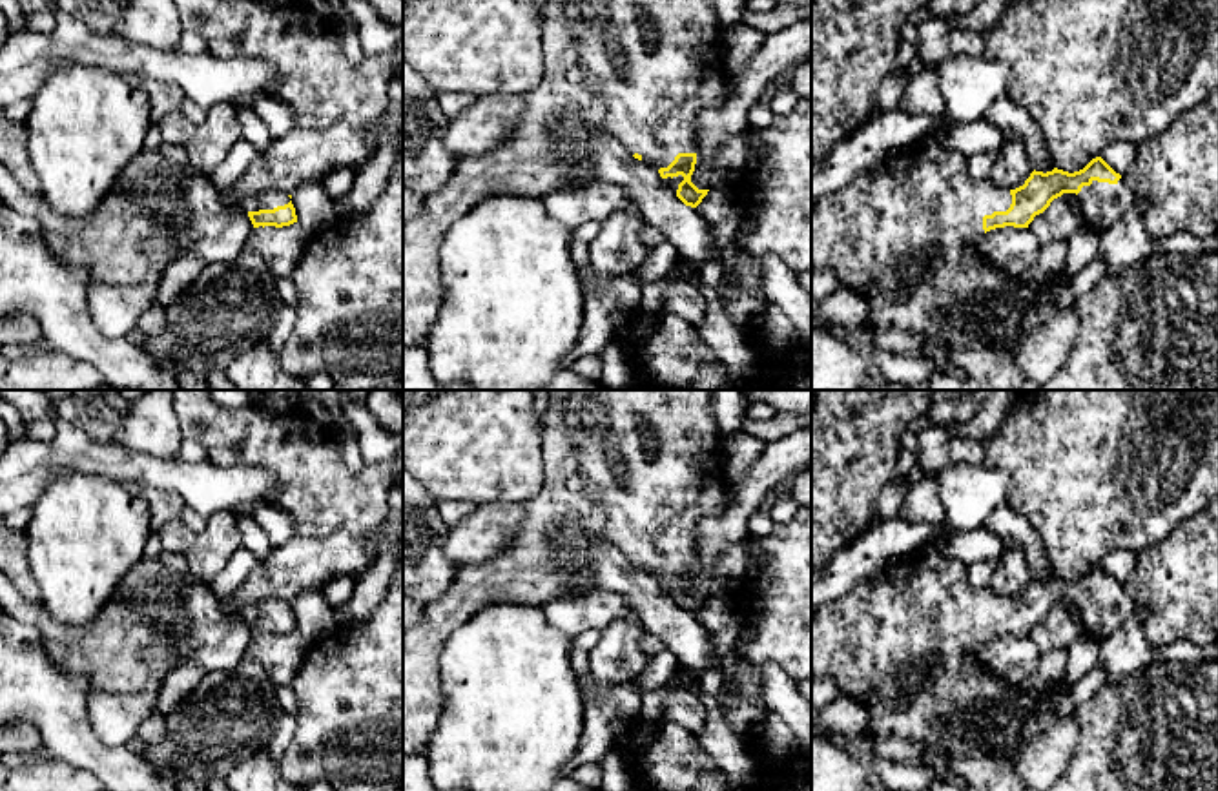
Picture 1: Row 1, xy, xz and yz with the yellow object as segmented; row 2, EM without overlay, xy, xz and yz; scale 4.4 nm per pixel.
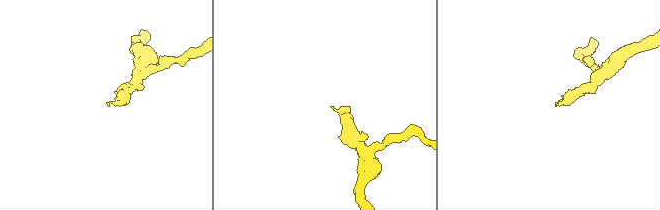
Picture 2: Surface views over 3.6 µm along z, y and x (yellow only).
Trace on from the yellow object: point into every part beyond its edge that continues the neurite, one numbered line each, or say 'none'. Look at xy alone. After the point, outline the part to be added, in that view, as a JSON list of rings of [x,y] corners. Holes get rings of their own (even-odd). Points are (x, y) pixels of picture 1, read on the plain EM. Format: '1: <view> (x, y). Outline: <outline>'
1: xy (268, 607). Outline: [[[266,598],[266,600],[252,601],[252,603],[241,607],[235,612],[235,616],[248,622],[248,620],[259,620],[259,618],[274,618],[277,614],[288,612],[290,609],[292,607],[283,600]]]

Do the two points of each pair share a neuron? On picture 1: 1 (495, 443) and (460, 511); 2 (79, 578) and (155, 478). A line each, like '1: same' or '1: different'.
1: different
2: different

